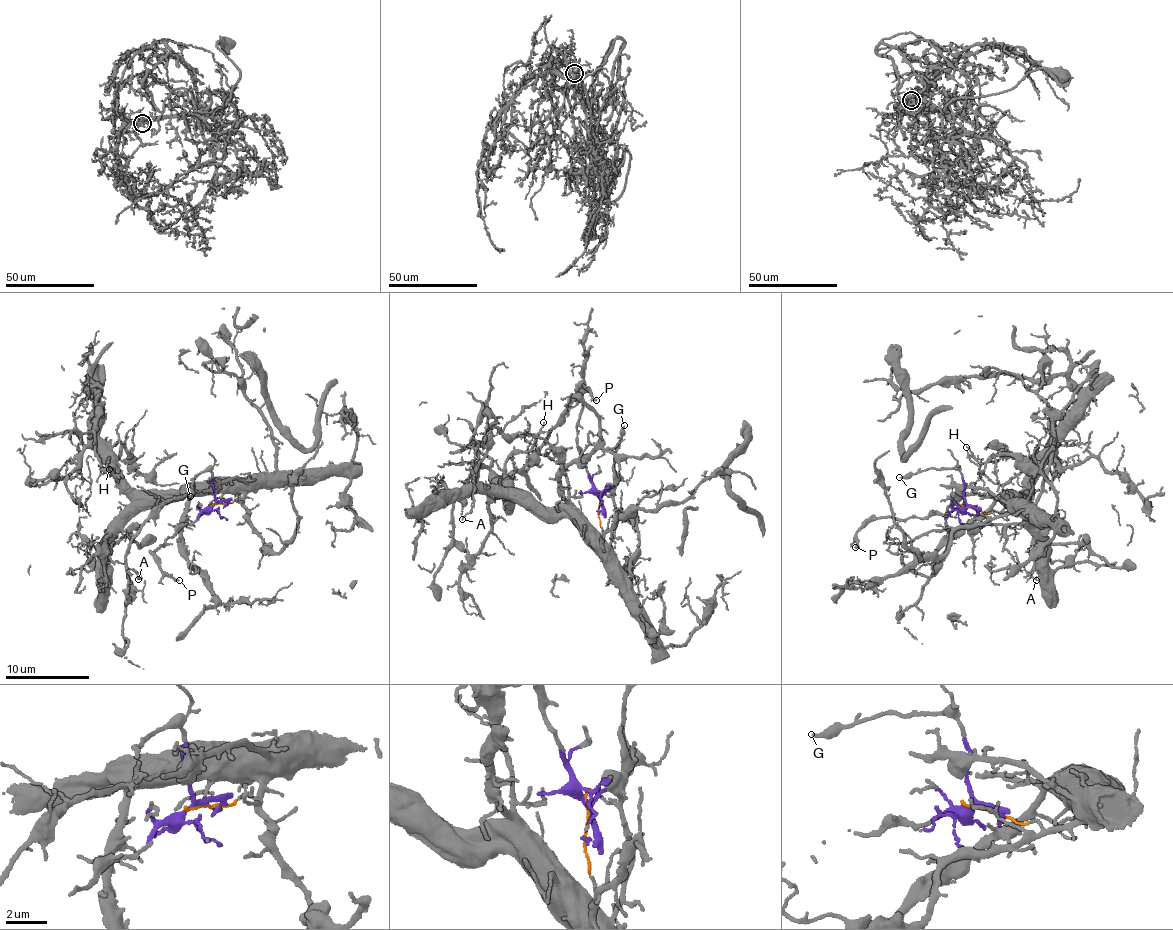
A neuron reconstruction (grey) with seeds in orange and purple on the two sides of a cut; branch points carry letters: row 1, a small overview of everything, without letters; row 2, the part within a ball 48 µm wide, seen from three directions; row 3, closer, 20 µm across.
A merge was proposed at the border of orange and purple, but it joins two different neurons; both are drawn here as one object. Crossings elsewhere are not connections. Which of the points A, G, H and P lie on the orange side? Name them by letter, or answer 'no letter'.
A, H

